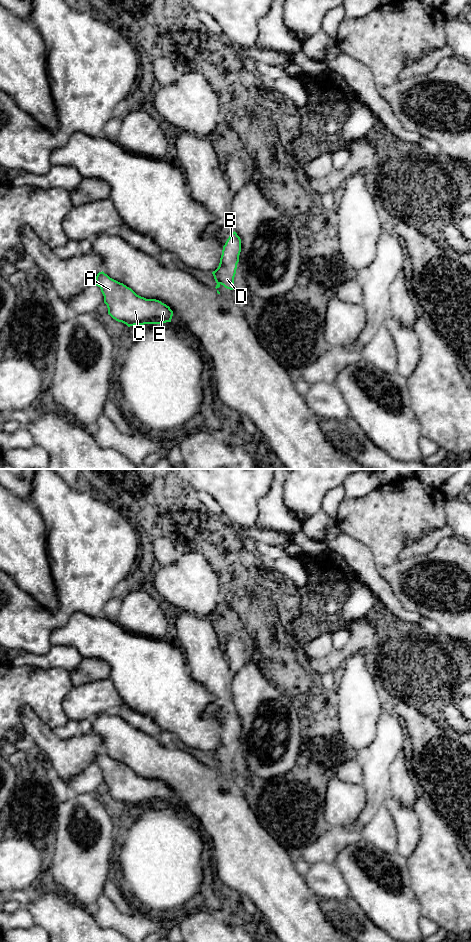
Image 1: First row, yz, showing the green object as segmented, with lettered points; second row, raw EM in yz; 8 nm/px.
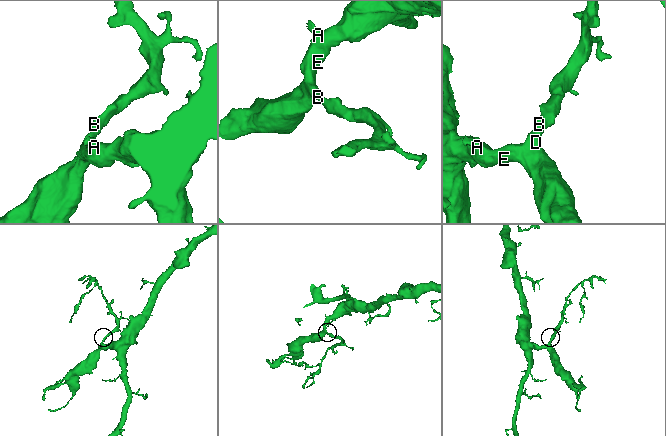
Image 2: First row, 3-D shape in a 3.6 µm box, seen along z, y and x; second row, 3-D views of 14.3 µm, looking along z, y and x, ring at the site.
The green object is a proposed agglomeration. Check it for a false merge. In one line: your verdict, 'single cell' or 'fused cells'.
single cell

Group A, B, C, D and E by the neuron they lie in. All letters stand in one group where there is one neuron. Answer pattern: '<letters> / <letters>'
A B C D E

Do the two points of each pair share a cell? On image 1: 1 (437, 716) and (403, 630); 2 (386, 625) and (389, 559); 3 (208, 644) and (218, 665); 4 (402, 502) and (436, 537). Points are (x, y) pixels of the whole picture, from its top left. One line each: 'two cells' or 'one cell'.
1: one cell
2: two cells
3: one cell
4: two cells

